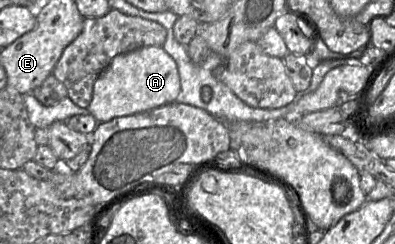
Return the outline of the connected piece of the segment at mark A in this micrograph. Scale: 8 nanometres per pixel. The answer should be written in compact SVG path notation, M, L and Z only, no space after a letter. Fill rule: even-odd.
M147 46L118 54L94 83L89 113L98 122L143 113L173 103L181 92L178 67L162 46Z

